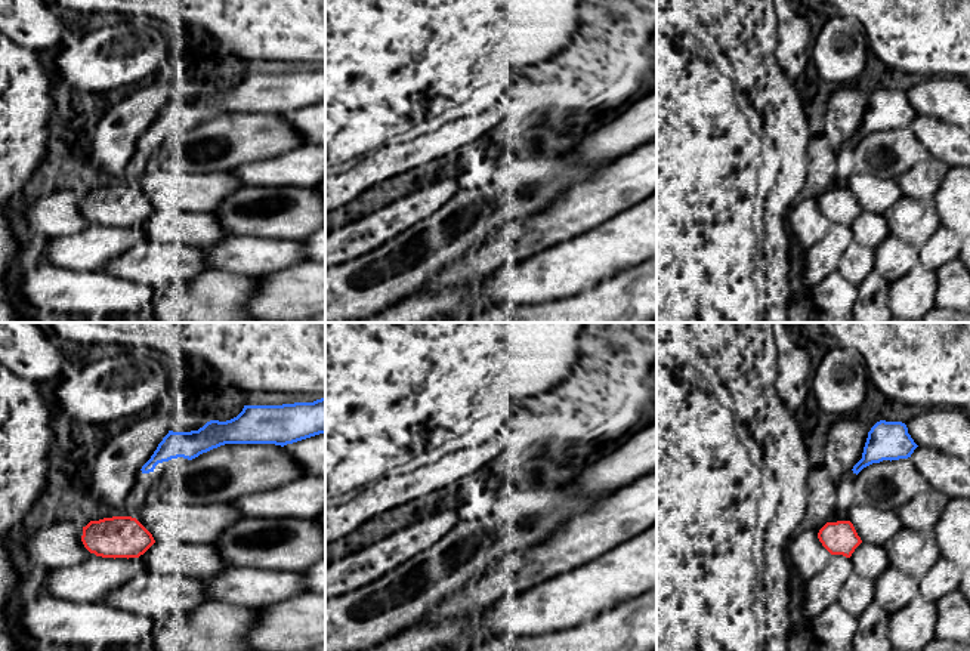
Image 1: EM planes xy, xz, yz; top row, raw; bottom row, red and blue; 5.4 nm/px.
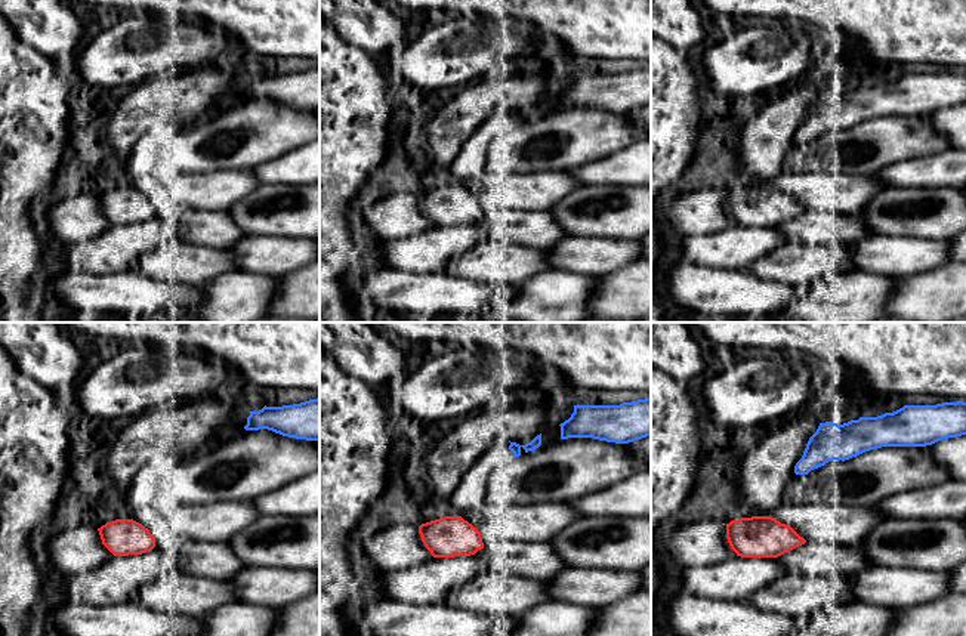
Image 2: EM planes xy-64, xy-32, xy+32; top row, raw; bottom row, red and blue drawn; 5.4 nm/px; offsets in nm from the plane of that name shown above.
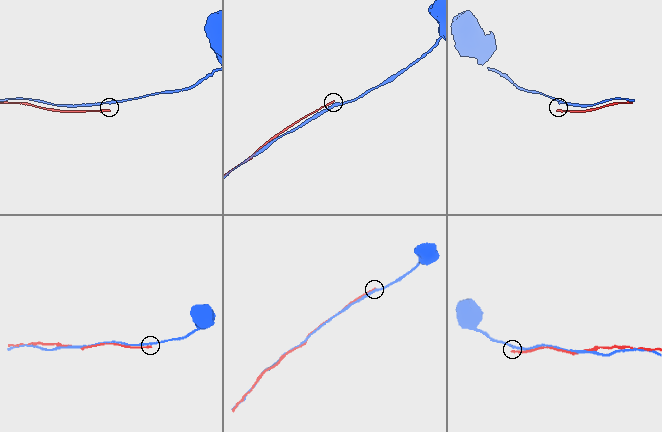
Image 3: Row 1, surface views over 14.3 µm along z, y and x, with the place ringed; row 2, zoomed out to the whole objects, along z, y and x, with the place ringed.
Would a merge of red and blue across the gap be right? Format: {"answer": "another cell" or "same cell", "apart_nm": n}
{"answer": "another cell", "apart_nm": 240}

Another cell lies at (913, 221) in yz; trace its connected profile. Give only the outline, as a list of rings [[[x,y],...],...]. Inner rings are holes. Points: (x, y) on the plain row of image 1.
[[[902,195],[884,215],[890,234],[914,247],[921,247],[940,226],[933,200]]]

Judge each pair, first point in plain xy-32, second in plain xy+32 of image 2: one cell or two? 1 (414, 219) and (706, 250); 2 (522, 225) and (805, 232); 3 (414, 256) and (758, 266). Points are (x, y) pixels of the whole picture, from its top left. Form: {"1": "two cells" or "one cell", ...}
{"1": "two cells", "2": "one cell", "3": "two cells"}

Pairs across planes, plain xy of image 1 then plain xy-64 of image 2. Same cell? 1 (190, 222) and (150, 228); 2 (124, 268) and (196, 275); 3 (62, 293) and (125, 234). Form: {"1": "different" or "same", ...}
{"1": "different", "2": "same", "3": "different"}

